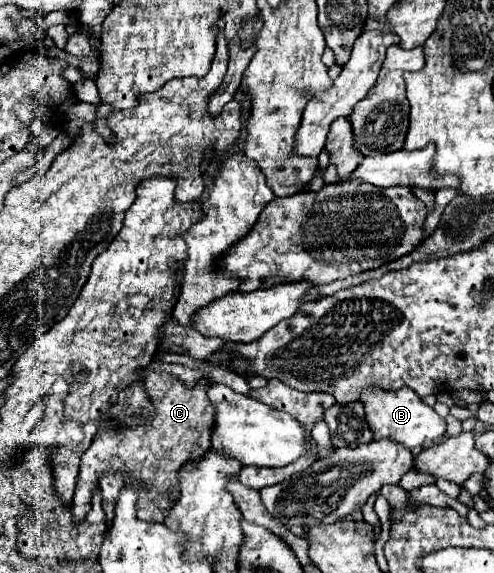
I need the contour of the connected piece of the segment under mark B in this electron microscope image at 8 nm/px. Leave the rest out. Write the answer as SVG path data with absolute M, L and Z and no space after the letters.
M400 388L396 392L386 390L364 390L360 402L366 410L366 420L370 424L370 430L374 432L374 440L394 440L410 450L416 446L426 446L432 442L438 442L446 432L446 420L438 416L434 408L430 408L414 390Z

